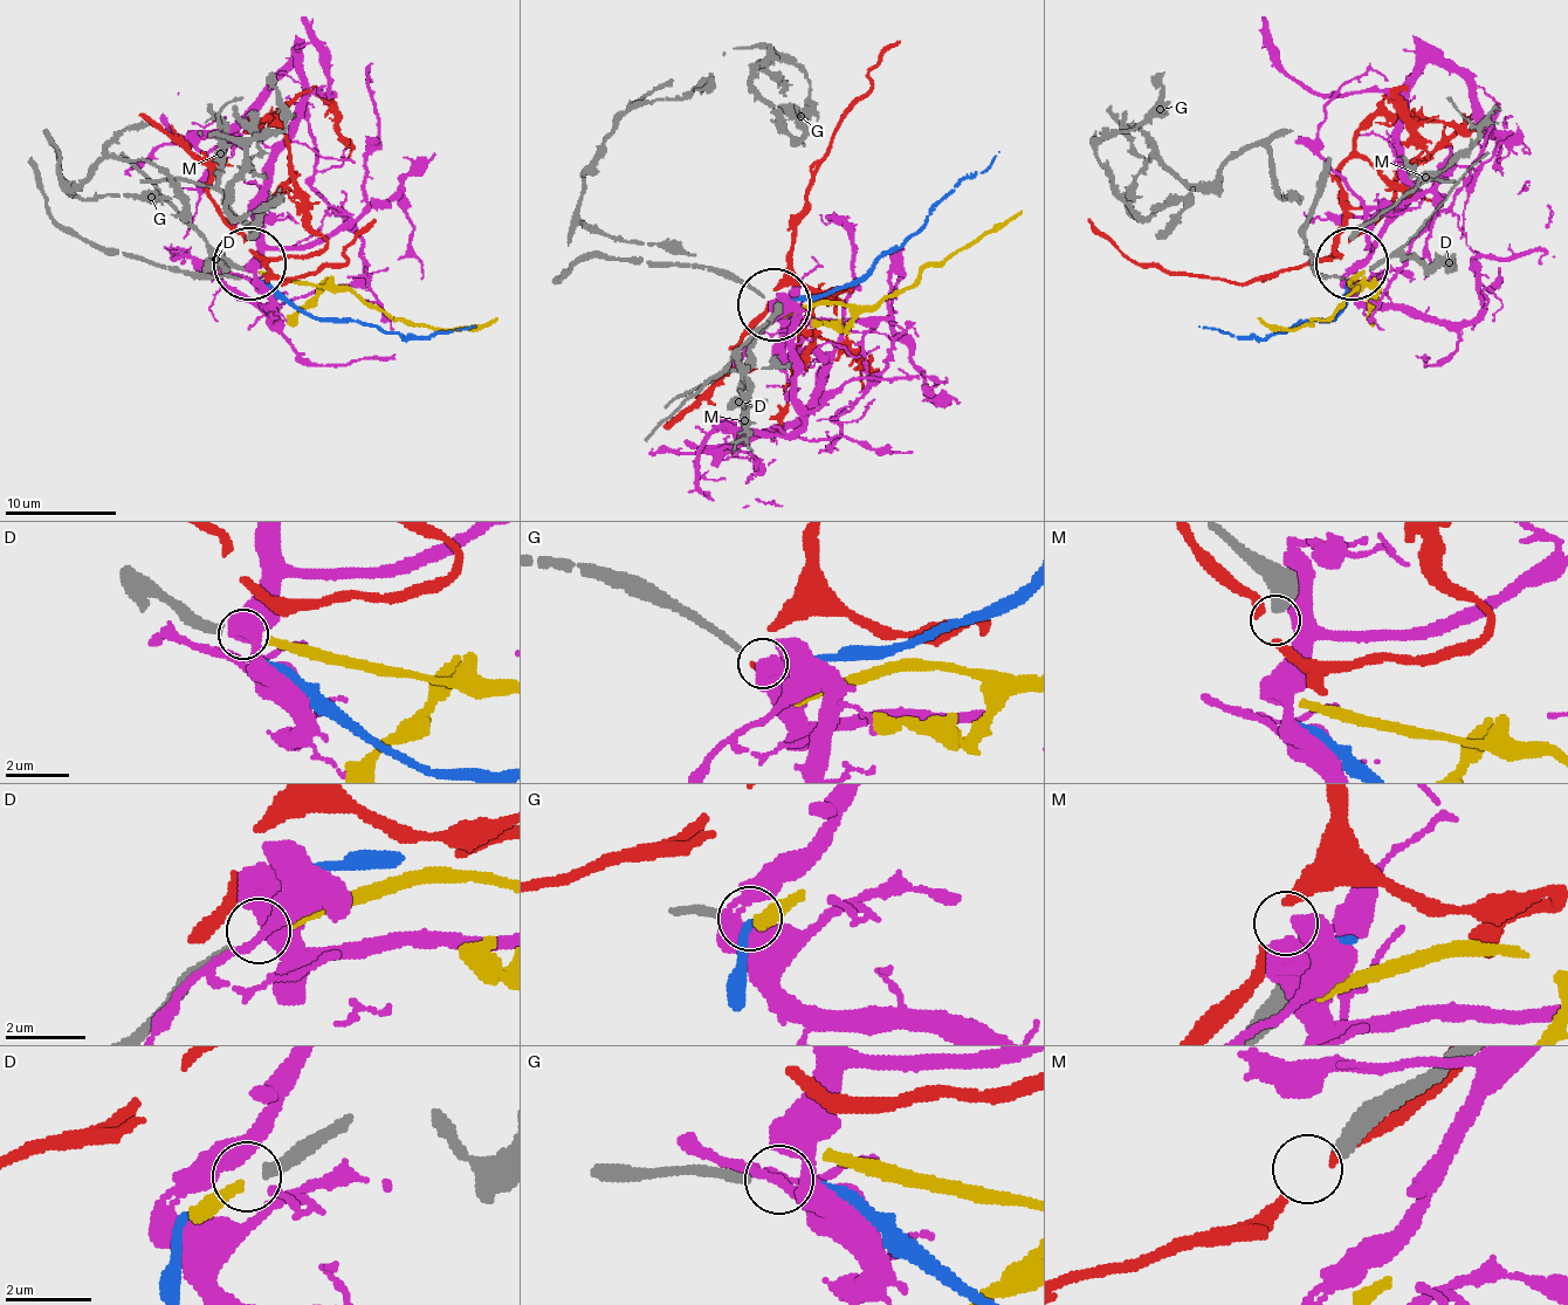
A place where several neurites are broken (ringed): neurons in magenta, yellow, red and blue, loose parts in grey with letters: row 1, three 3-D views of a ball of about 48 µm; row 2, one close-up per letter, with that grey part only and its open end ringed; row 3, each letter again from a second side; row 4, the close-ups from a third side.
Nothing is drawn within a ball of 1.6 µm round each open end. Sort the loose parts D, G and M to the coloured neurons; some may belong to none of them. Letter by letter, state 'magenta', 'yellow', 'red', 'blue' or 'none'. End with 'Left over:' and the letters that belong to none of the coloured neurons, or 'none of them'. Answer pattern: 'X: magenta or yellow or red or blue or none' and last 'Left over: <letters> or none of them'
D: yellow
G: blue
M: none
Left over: M

